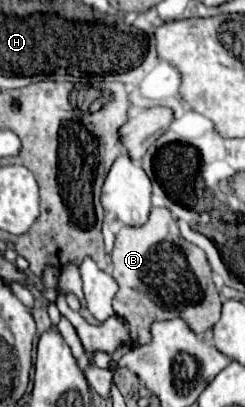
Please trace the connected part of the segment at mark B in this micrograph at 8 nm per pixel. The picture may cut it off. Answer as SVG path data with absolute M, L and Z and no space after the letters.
M153 208L143 226L121 228L111 258L111 274L119 284L113 310L129 322L133 344L149 344L151 324L159 320L183 318L197 334L205 334L219 320L221 298L213 284L207 256L181 236L169 208Z

